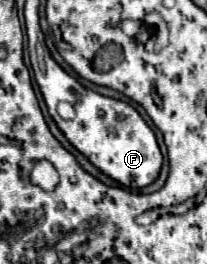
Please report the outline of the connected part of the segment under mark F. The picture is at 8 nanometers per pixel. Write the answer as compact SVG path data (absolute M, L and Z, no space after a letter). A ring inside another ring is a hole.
M49 56L49 58L50 63L46 63L46 71L35 71L35 75L43 75L43 77L37 77L37 85L47 103L49 115L55 119L57 127L63 131L69 143L77 151L81 151L99 171L103 171L105 175L109 175L111 179L115 179L125 187L141 189L153 183L161 171L163 155L155 141L155 133L143 121L143 117L131 105L119 99L103 97L91 89L85 89L75 77L65 73L52 57ZM59 101L67 101L73 105L77 113L73 121L63 121L57 115L55 109Z

